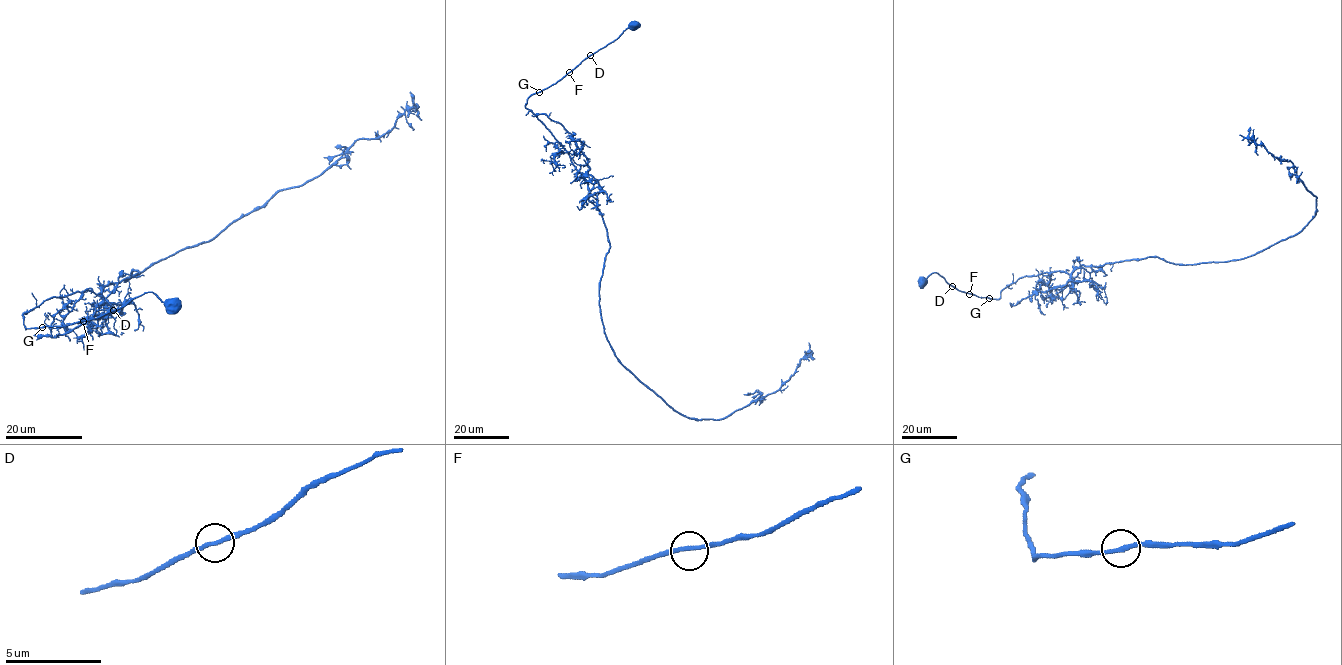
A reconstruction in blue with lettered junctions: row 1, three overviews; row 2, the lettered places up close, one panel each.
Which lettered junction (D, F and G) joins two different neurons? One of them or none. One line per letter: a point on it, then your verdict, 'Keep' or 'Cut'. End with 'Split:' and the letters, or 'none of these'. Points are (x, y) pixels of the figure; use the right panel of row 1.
D: Place: (952, 286). Keep
F: Place: (969, 294). Keep
G: Place: (989, 298). Keep
Split: none of these

